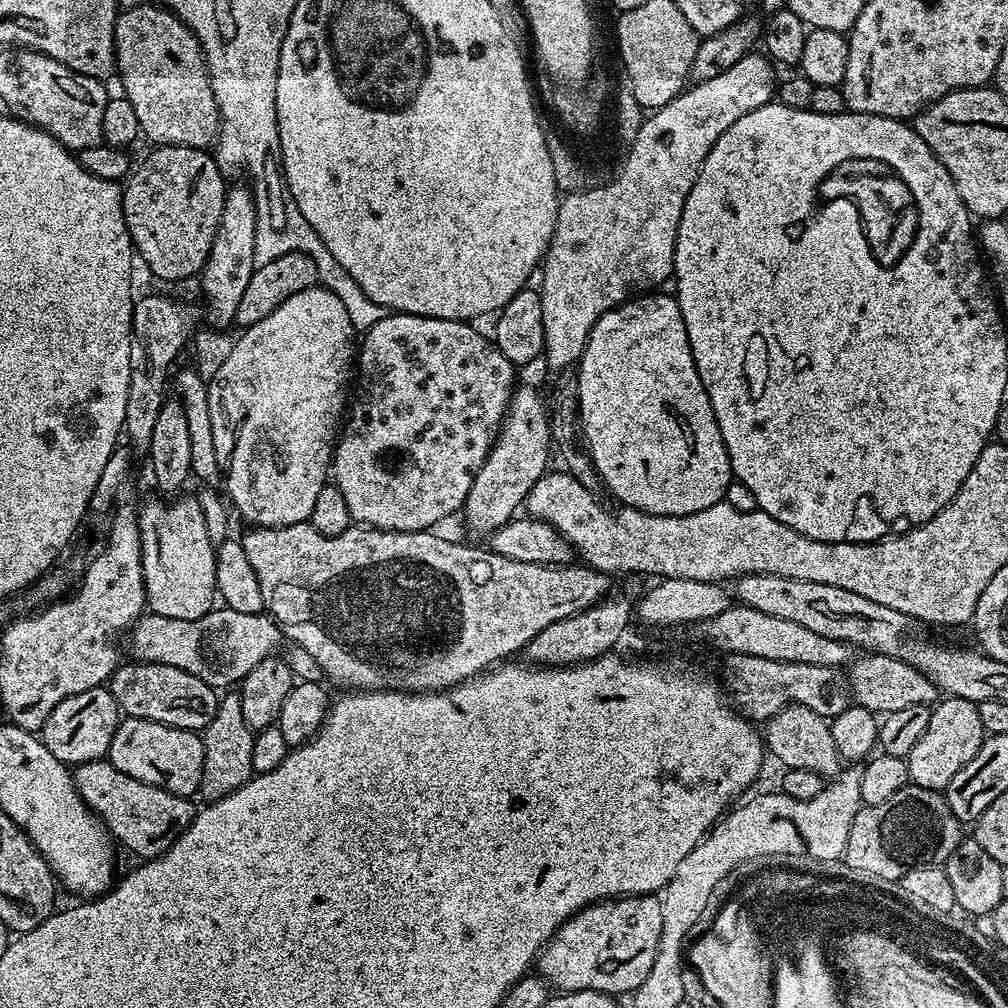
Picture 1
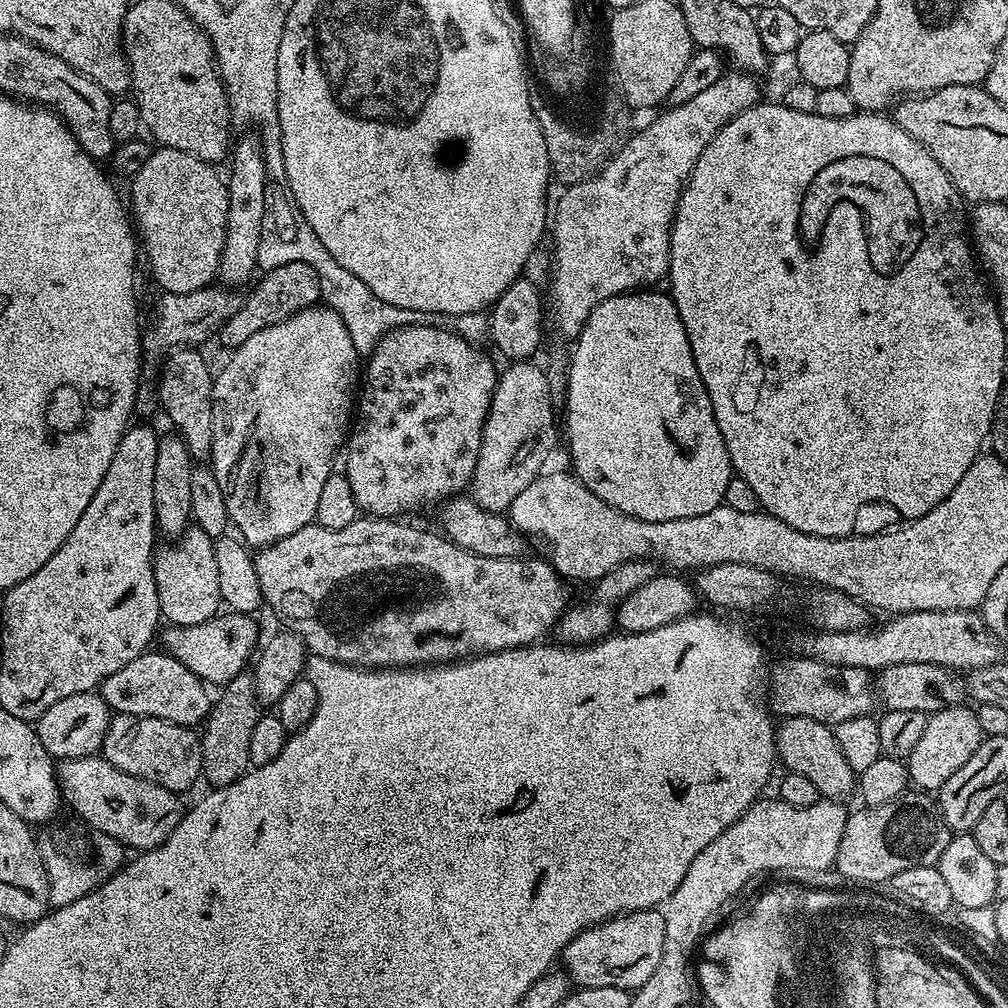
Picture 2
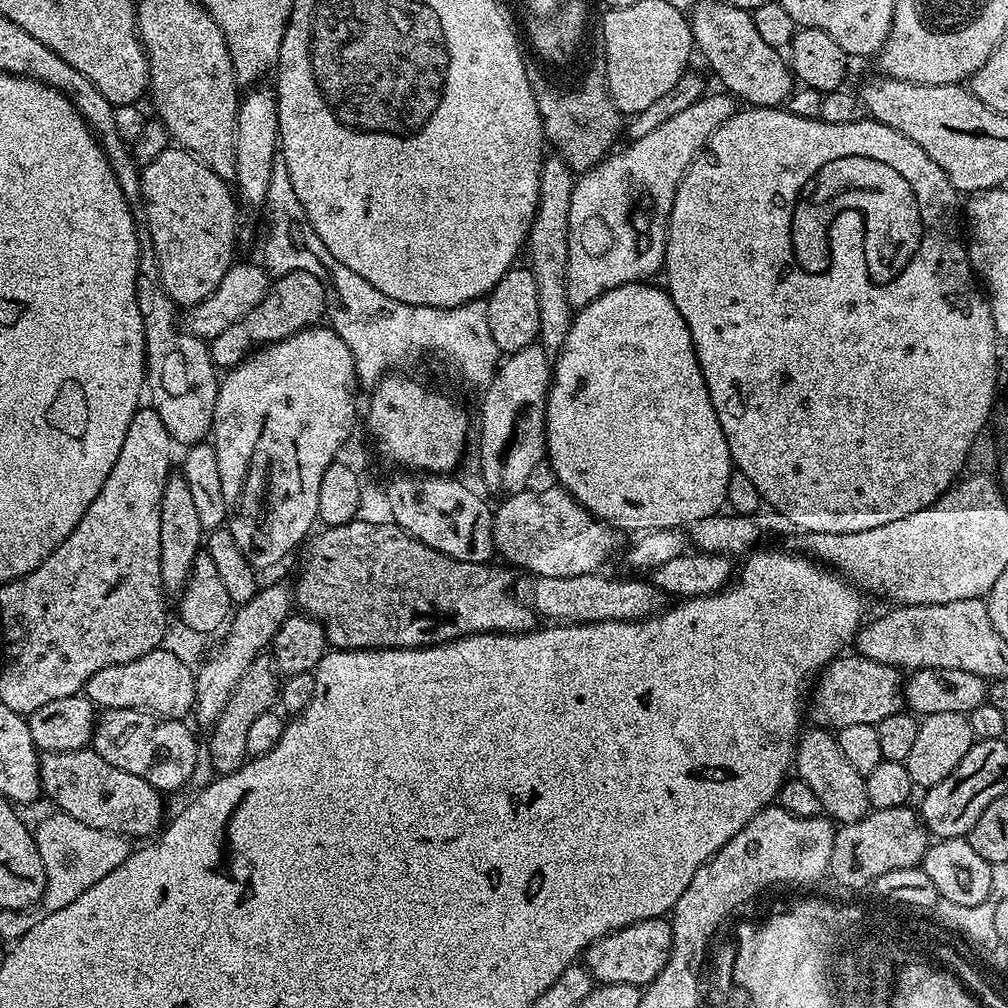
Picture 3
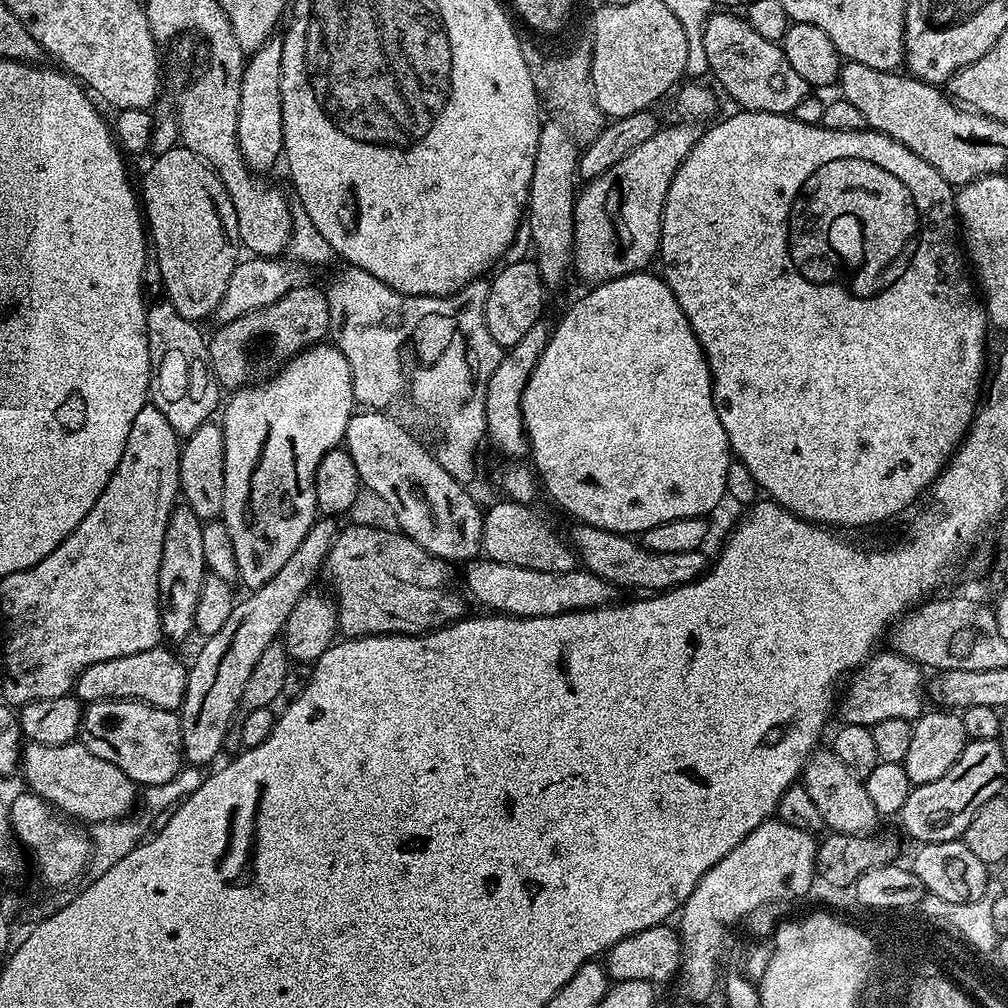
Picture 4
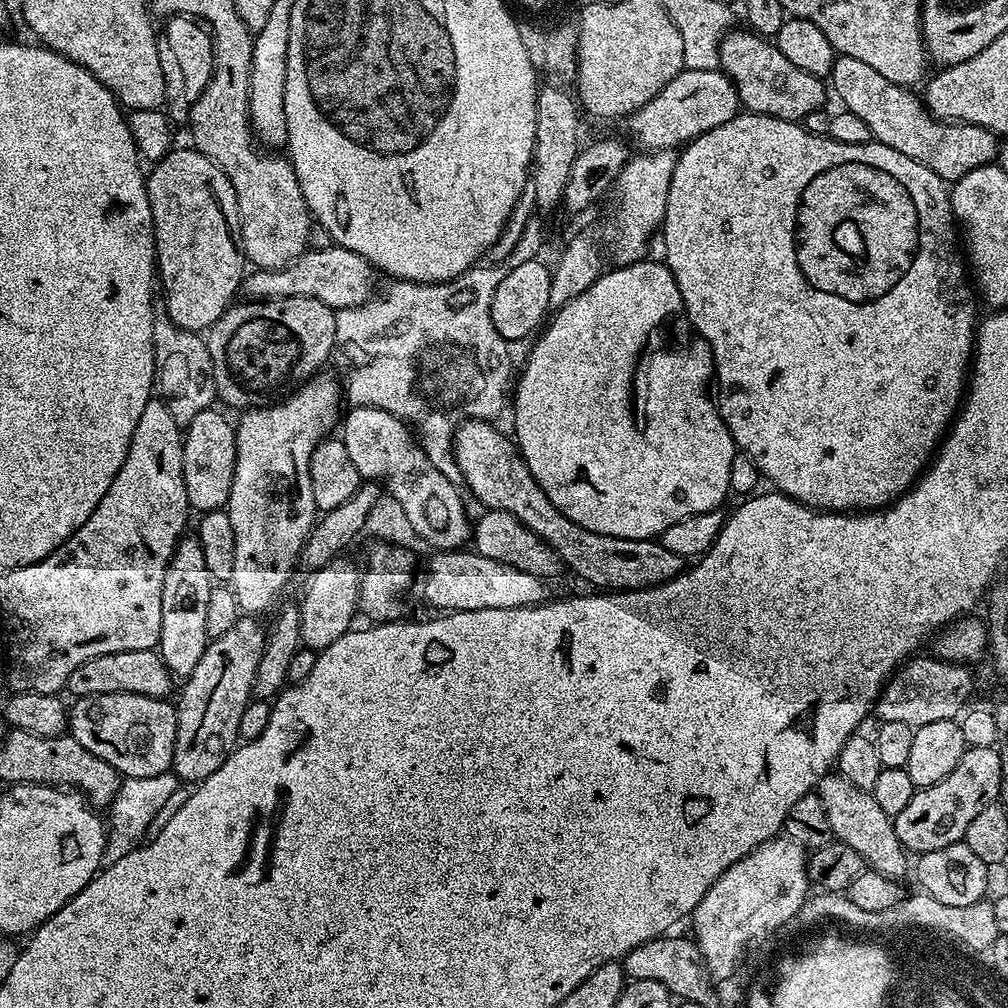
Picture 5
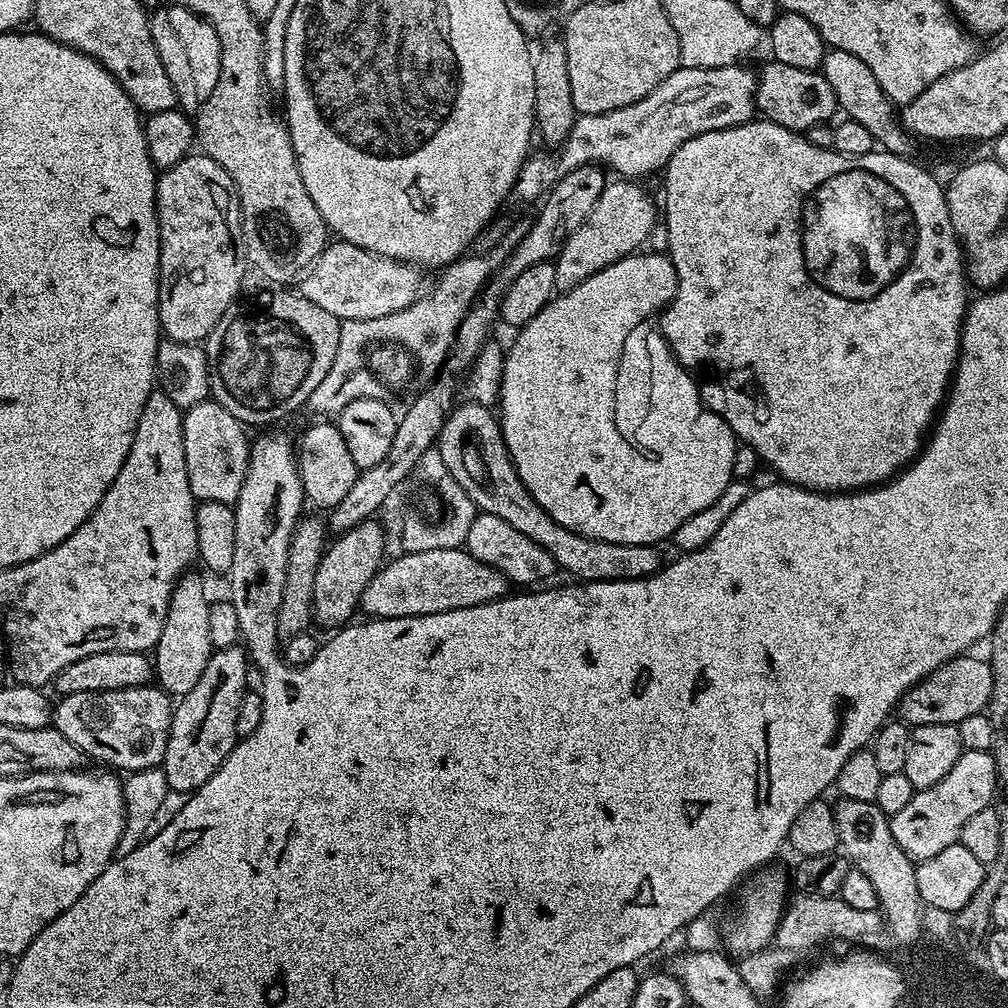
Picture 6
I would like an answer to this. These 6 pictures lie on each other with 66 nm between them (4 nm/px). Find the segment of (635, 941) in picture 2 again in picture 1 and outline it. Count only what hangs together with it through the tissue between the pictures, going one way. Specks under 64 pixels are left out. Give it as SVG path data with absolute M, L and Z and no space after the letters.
M655 895L650 896L618 896L611 900L598 900L595 904L587 904L580 912L575 912L564 925L554 933L540 950L538 957L538 972L548 981L553 989L560 992L577 992L578 990L598 990L607 992L609 996L619 997L619 992L631 994L638 985L648 977L654 966L654 954L658 954L658 938L662 935L662 906Z

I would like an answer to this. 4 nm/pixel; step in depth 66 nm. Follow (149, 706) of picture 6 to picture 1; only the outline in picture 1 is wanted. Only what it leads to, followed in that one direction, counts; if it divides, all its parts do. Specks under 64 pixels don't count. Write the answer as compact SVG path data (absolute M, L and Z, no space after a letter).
M130 716L121 719L120 725L114 730L114 738L110 738L110 750L106 759L118 770L122 770L122 774L130 774L130 778L138 778L138 782L158 786L170 794L192 798L200 791L204 741L197 733L187 732L185 728L171 728L165 724L150 722L146 718Z

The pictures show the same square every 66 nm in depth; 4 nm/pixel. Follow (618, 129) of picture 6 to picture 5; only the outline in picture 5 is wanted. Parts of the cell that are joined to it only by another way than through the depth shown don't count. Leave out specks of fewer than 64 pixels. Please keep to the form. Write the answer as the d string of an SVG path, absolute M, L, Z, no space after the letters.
M685 68L670 82L666 82L666 86L662 90L658 90L658 94L654 94L654 98L650 98L650 102L646 102L646 106L642 106L637 112L627 117L626 124L628 124L629 134L632 135L631 143L633 145L636 143L640 147L637 149L662 152L679 149L694 137L714 130L714 126L722 126L726 122L730 122L738 115L741 108L736 85L729 76L724 75L723 71Z

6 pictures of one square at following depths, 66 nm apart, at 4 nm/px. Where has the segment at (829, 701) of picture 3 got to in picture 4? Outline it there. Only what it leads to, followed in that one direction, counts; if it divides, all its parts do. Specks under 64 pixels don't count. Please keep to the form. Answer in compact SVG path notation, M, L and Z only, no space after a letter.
M895 650L879 651L863 666L851 673L848 689L843 689L838 700L838 716L844 724L886 722L886 718L916 721L926 711L926 672L920 665L900 656Z

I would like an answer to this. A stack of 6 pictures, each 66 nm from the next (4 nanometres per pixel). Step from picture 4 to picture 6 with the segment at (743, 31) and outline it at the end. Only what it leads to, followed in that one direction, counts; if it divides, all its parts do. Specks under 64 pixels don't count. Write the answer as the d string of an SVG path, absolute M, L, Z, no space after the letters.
M768 62L764 69L759 69L756 81L756 104L763 119L773 120L778 126L786 126L786 130L801 134L807 133L815 124L829 123L833 119L831 116L837 115L838 112L836 95L834 90L830 90L830 82L826 82L823 71L807 72L798 70L798 66L786 66L775 62Z

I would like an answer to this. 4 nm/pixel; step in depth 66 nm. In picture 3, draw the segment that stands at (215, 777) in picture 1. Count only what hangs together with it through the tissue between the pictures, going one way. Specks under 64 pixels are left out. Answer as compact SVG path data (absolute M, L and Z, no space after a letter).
M261 654L250 662L246 674L242 674L237 685L234 686L226 706L222 707L222 712L218 714L215 724L208 733L208 743L206 749L213 762L213 770L220 776L228 776L231 772L237 772L249 759L246 750L246 733L250 731L250 725L254 723L262 714L273 711L278 700L281 681L272 663L272 657L268 654Z

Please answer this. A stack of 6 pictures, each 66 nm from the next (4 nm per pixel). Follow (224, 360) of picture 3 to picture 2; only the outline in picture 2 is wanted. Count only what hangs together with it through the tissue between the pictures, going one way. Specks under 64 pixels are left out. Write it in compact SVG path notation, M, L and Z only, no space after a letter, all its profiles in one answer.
M298 258L277 268L267 269L263 275L251 285L252 293L243 297L240 309L230 316L218 331L218 337L228 350L235 350L239 344L246 342L246 338L254 338L258 330L266 330L266 326L274 326L290 318L295 312L321 303L320 279L314 266L306 266L306 262Z

